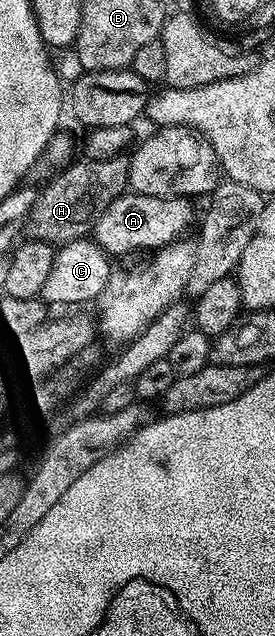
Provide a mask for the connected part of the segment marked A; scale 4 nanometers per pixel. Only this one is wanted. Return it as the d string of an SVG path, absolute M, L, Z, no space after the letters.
M125 191L110 203L108 209L96 221L94 240L109 255L132 253L135 249L148 249L147 251L163 249L183 234L180 232L187 227L188 220L192 217L192 209L188 206L191 204L185 198L169 196L168 201L164 200L163 196L151 197Z

